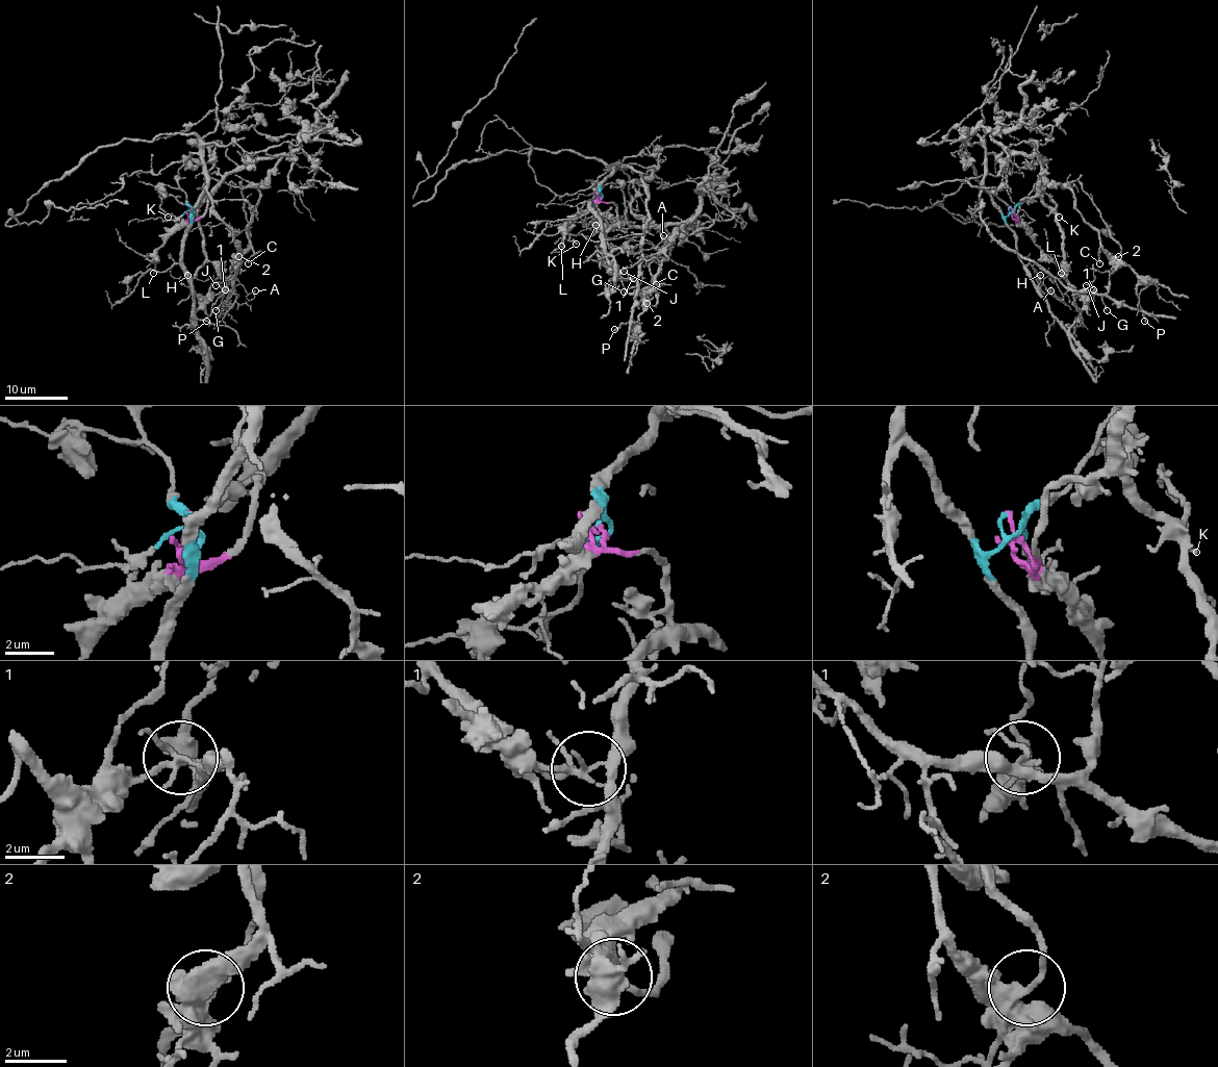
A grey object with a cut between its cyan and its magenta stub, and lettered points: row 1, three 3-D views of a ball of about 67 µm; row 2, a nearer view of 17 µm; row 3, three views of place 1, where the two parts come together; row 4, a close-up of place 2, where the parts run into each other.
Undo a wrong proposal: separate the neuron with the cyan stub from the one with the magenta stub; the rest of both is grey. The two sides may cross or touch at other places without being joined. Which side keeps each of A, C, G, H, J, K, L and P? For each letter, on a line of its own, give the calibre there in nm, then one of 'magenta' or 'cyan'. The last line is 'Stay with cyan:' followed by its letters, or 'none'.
A: 120 nm thick; cyan
C: 130 nm thick; magenta
G: 200 nm thick; cyan
H: 90 nm thick; cyan
J: 110 nm thick; cyan
K: 180 nm thick; magenta
L: 110 nm thick; magenta
P: 200 nm thick; magenta
Stay with cyan: A, G, H, J

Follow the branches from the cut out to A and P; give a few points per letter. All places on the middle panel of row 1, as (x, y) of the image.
A: (602, 197), (600, 184), (614, 169), (631, 166), (646, 191), (643, 237), (656, 247), (662, 234)
P: (602, 197), (615, 205), (617, 219), (634, 227), (686, 225), (671, 234), (645, 309), (637, 321), (614, 330)

